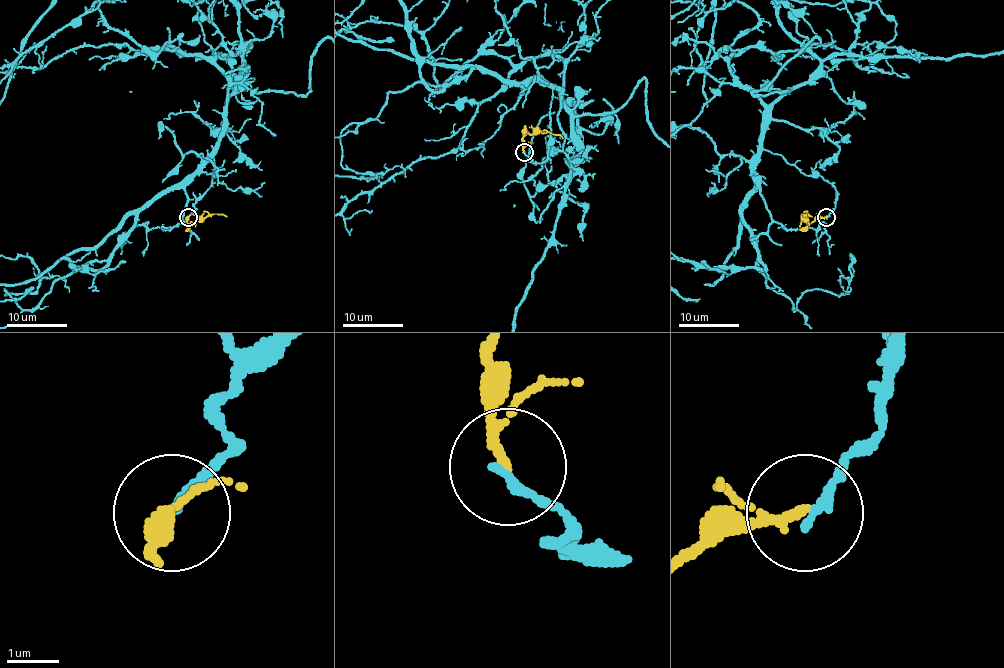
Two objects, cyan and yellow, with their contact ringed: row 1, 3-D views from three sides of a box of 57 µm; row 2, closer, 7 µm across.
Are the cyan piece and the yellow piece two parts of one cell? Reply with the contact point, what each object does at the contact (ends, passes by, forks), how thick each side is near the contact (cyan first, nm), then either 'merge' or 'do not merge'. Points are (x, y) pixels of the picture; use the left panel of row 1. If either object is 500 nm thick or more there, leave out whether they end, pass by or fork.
place (188, 217); cyan ends; yellow ends; calibres 180 and 180 nm; do not merge

